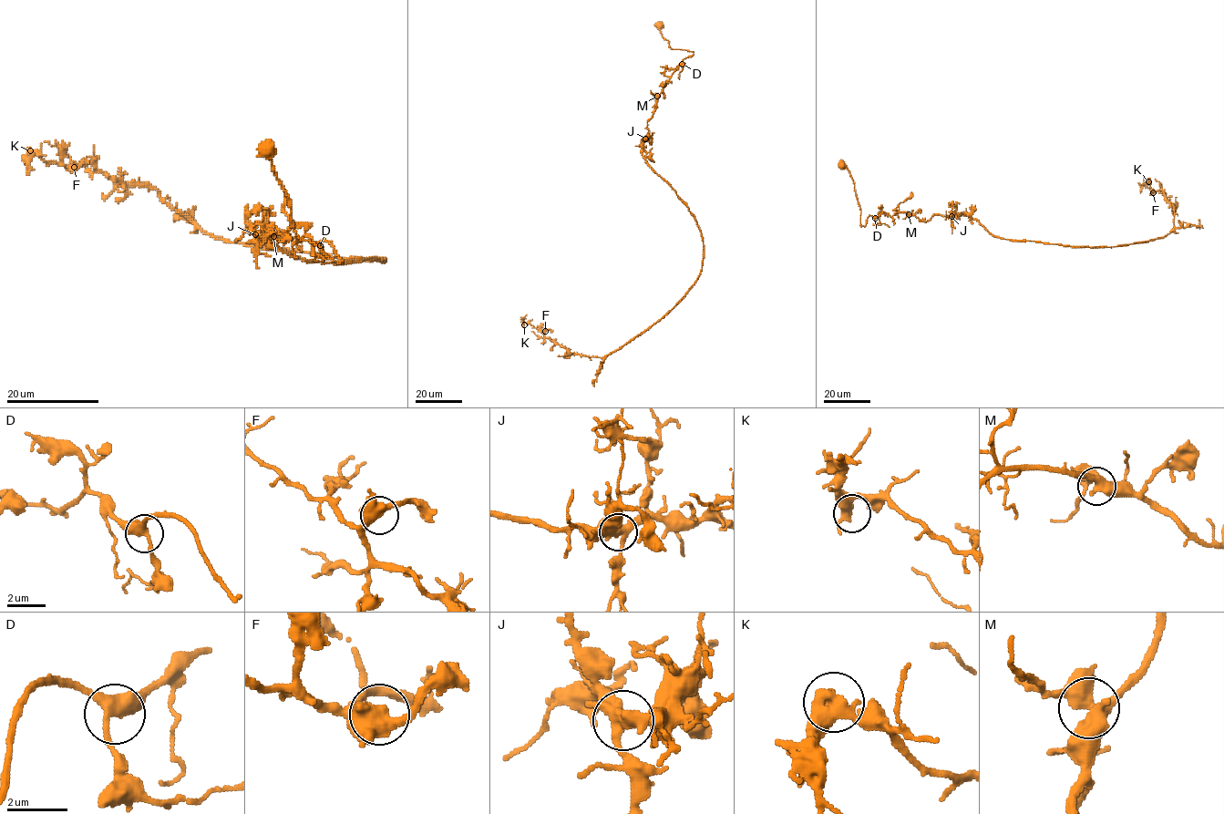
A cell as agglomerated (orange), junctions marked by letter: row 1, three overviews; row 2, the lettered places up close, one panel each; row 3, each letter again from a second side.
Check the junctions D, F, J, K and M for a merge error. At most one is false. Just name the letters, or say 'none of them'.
none of them

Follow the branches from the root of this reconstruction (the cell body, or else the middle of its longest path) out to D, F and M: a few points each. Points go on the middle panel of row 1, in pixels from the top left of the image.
D: (659, 25), (655, 25), (670, 47), (693, 52), (682, 64)
F: (659, 25), (693, 55), (658, 97), (642, 155), (694, 219), (701, 273), (603, 357), (545, 331)
M: (659, 25), (655, 25), (670, 47), (692, 51), (693, 55), (683, 60), (657, 96)

